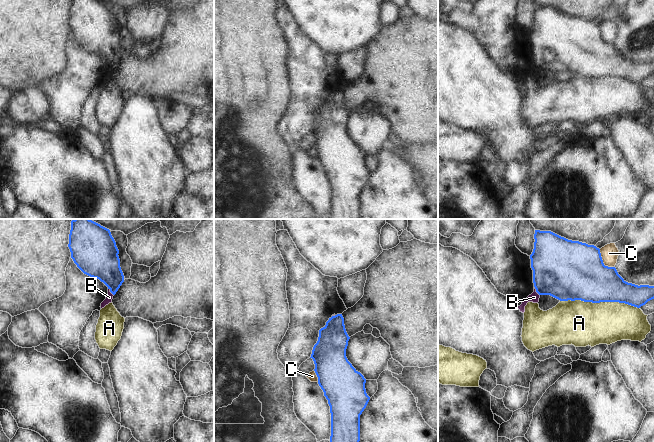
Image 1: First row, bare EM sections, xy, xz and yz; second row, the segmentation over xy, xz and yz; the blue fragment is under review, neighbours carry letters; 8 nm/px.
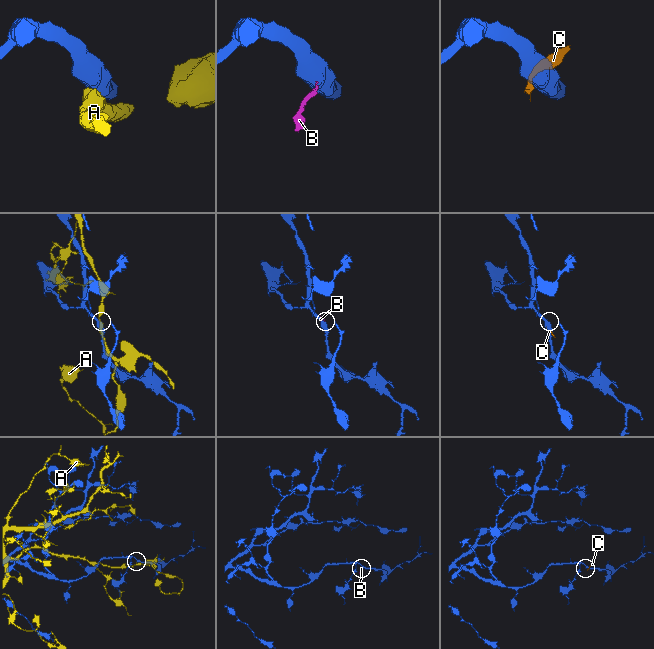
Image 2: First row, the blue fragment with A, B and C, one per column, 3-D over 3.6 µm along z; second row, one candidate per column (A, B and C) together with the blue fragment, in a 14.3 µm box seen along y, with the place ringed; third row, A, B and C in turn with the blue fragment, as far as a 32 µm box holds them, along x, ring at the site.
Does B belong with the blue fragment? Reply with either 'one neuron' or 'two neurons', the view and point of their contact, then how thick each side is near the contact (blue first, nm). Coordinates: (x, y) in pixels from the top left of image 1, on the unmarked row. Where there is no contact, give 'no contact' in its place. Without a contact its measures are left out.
two neurons; meets blue in yz at (536, 67); 440 nm thick on the blue side, 80 nm on the other

